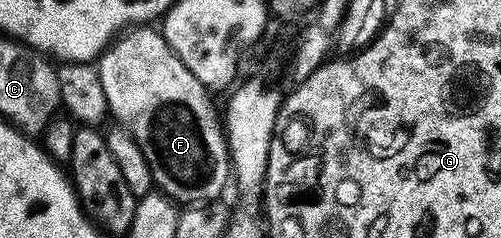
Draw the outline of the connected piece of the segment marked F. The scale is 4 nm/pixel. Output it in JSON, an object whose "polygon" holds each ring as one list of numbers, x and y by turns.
{"polygon":[[142,24,124,31,101,55,96,66,109,105,108,113,117,117,116,121,133,134,146,156,156,189,177,204,200,204,220,199,225,185,231,182,231,163,218,107,217,110,213,107,210,91,191,72,191,68,179,60,160,29]]}

